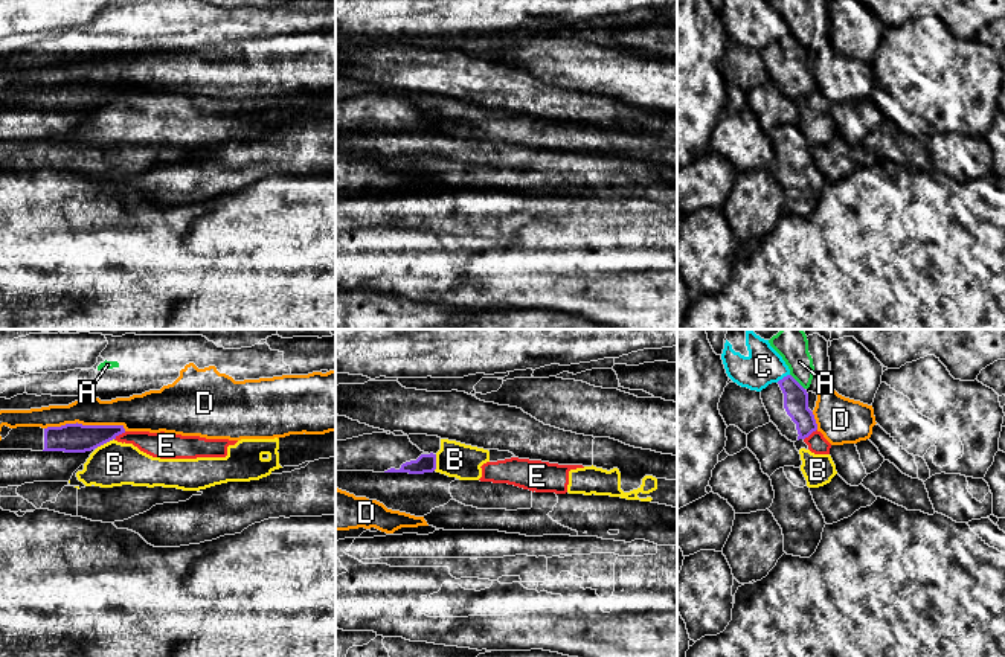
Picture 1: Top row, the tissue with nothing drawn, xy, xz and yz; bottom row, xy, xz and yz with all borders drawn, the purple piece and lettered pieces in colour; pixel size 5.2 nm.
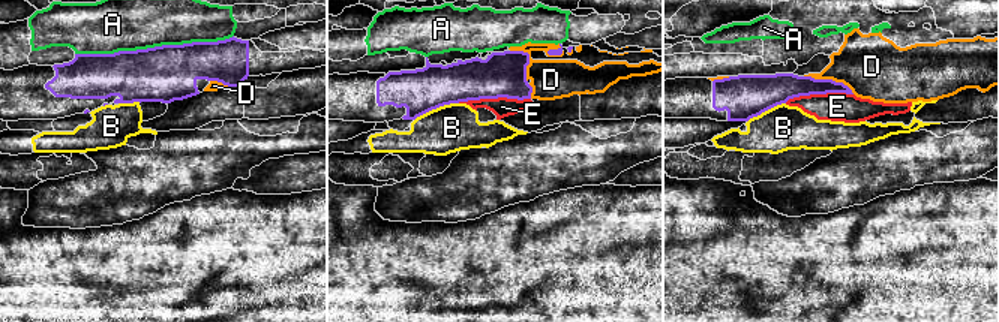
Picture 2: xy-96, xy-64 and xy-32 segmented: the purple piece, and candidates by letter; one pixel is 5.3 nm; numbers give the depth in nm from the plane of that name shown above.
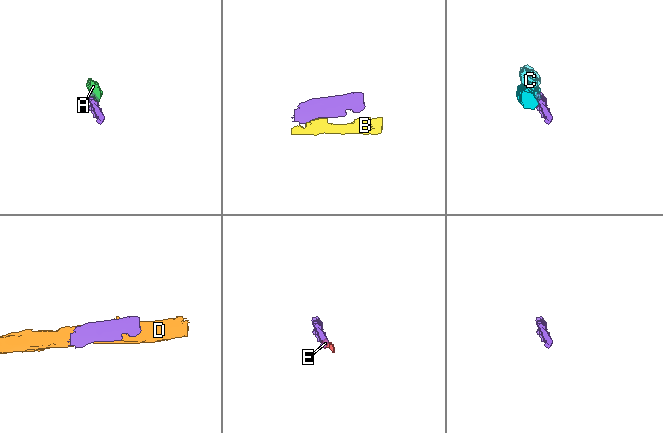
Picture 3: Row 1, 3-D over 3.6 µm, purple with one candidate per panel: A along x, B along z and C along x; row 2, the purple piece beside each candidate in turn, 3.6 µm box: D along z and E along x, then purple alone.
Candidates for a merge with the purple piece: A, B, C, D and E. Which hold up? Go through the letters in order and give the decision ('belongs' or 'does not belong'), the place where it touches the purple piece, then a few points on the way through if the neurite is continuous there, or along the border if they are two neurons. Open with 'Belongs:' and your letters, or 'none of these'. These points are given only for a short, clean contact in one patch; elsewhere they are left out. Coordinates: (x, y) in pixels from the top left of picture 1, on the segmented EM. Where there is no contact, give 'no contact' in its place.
Belongs: none of these
A: does not belong; meets purple in yz at (796, 381)
B: does not belong; meets purple in xy at (104, 442); border along xy (113, 438), (96, 448)
C: does not belong; meets purple in yz at (784, 377)
D: does not belong; meets purple in xy at (86, 426)
E: does not belong; meets purple in yz at (810, 433); border along yz (816, 429), (804, 439)

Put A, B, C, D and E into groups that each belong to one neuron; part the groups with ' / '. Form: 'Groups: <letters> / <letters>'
Groups: A / B E / C / D

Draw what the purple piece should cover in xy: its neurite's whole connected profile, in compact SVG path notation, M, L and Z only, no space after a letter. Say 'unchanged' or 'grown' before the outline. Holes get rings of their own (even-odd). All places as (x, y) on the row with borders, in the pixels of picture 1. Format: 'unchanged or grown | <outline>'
grown | M66 424L61 427L17 427L0 441L0 450L32 451L92 451L125 433L124 425L82 425Z

